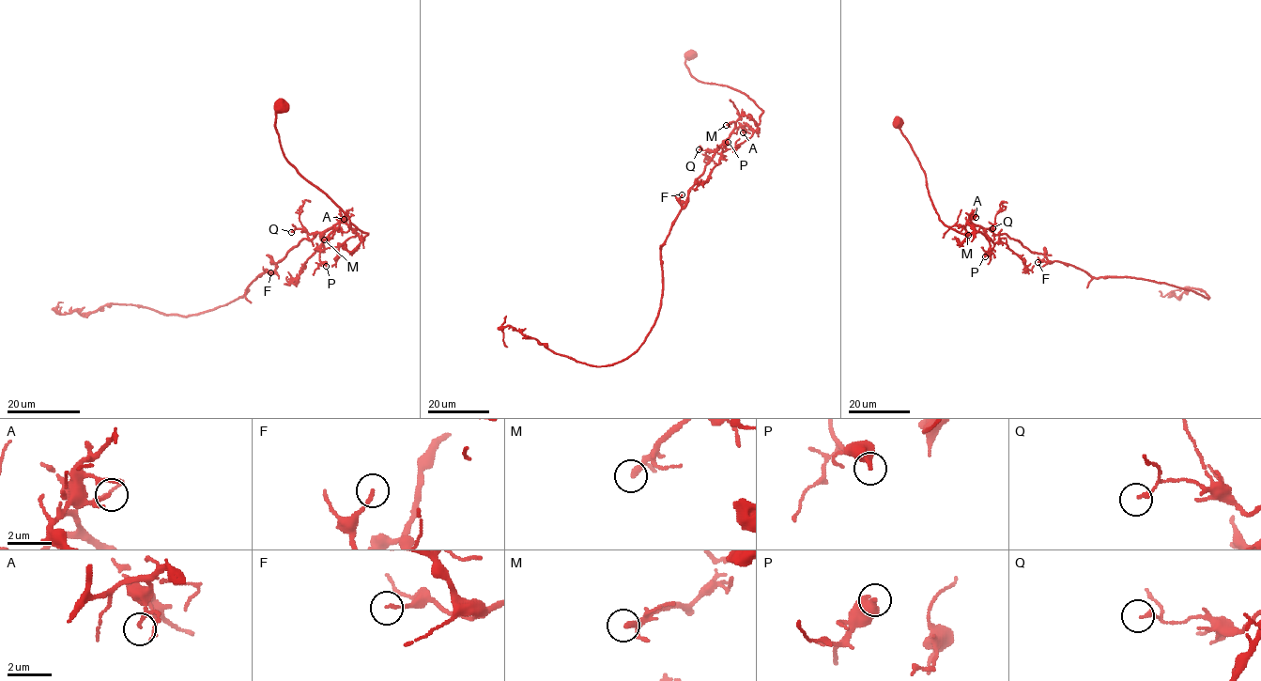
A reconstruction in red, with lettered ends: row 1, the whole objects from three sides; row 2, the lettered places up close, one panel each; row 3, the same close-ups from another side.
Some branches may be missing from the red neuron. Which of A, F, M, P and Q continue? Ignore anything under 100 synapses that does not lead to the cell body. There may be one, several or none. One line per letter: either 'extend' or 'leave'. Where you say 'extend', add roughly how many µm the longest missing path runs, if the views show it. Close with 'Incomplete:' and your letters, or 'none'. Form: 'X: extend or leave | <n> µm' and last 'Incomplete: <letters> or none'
A: leave
F: leave
M: extend | 35 µm
P: leave
Q: leave
Incomplete: M

